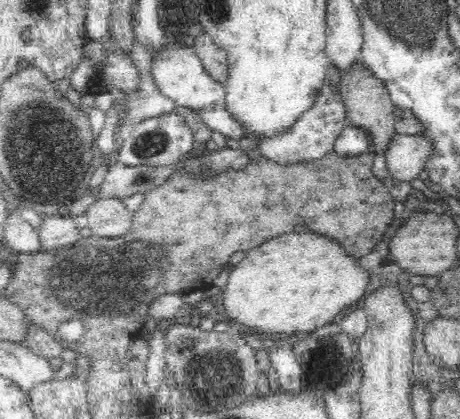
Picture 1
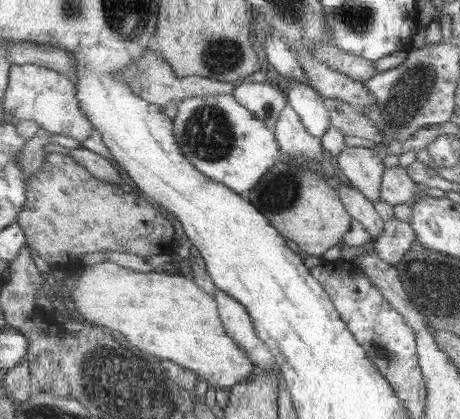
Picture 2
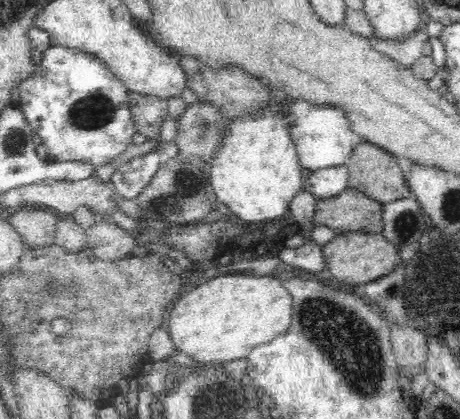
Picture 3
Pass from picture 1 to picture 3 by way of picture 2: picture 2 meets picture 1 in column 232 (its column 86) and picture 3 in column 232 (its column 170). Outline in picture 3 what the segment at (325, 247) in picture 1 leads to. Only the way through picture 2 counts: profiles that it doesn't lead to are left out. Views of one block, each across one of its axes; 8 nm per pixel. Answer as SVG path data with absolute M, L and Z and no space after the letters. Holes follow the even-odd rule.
M218 272L212 280L202 286L188 288L180 302L170 312L170 336L174 340L178 358L194 358L208 364L226 364L240 358L248 358L254 348L272 342L276 336L282 336L290 330L294 320L294 300L286 282L274 276L248 276L248 274L230 274Z

